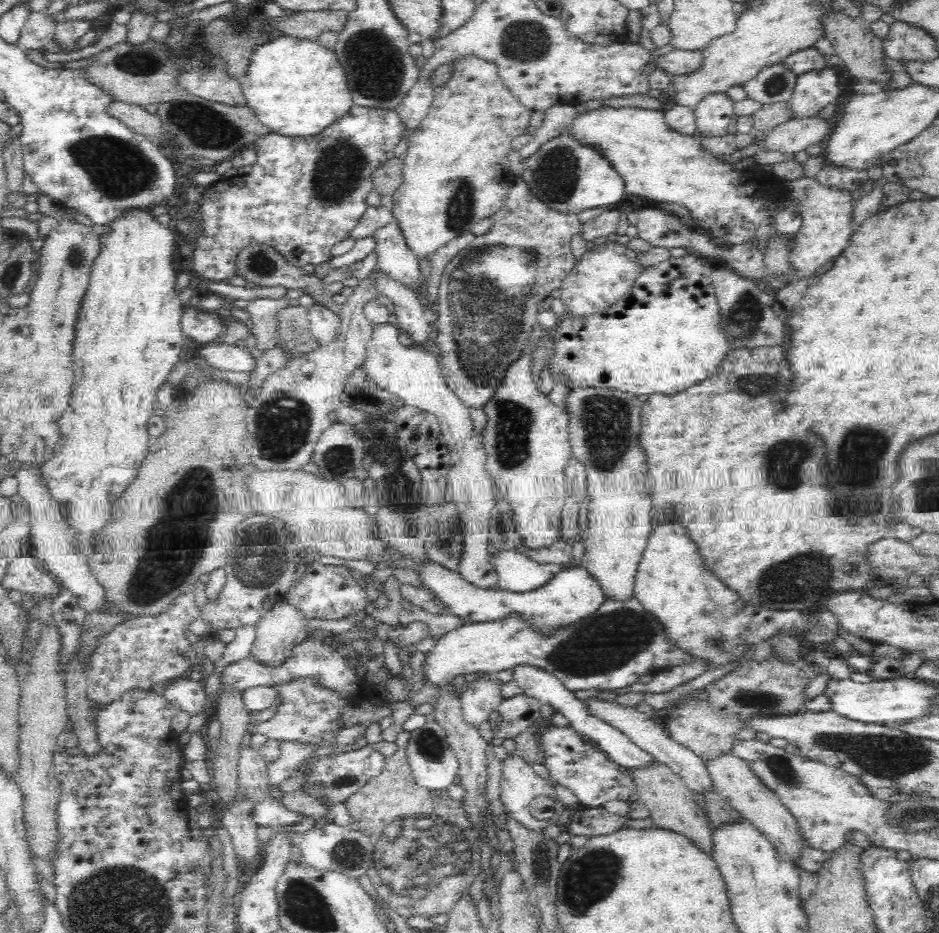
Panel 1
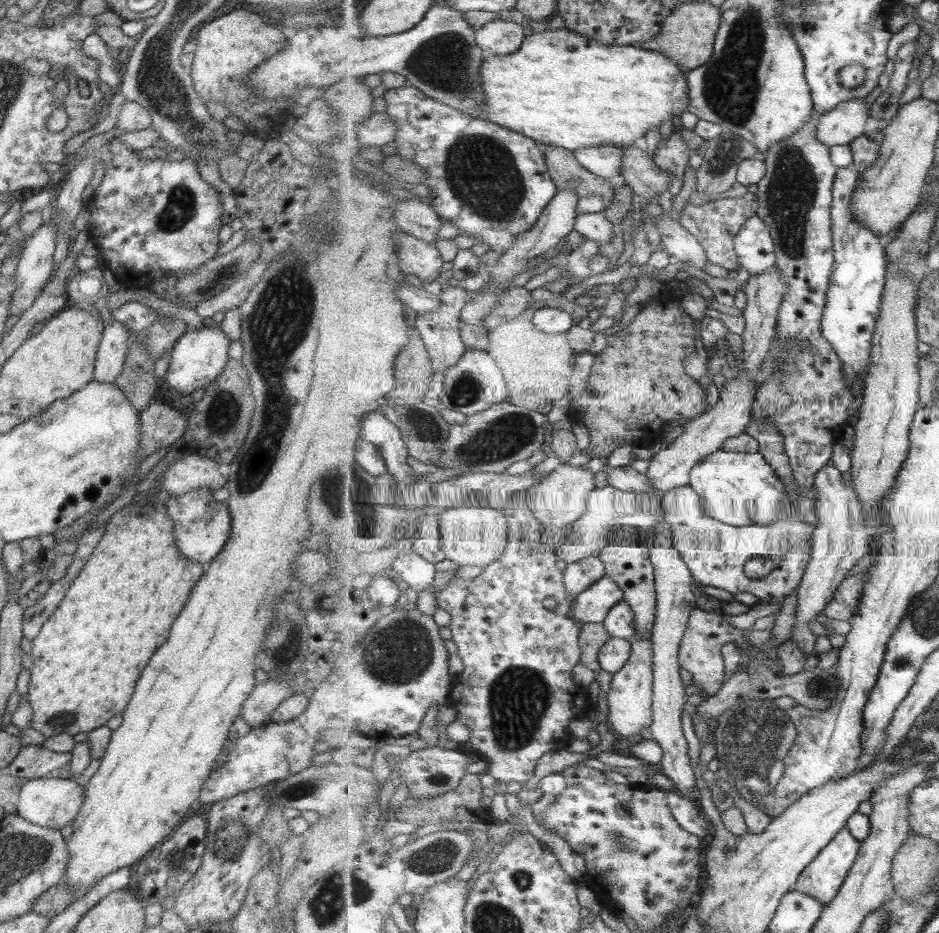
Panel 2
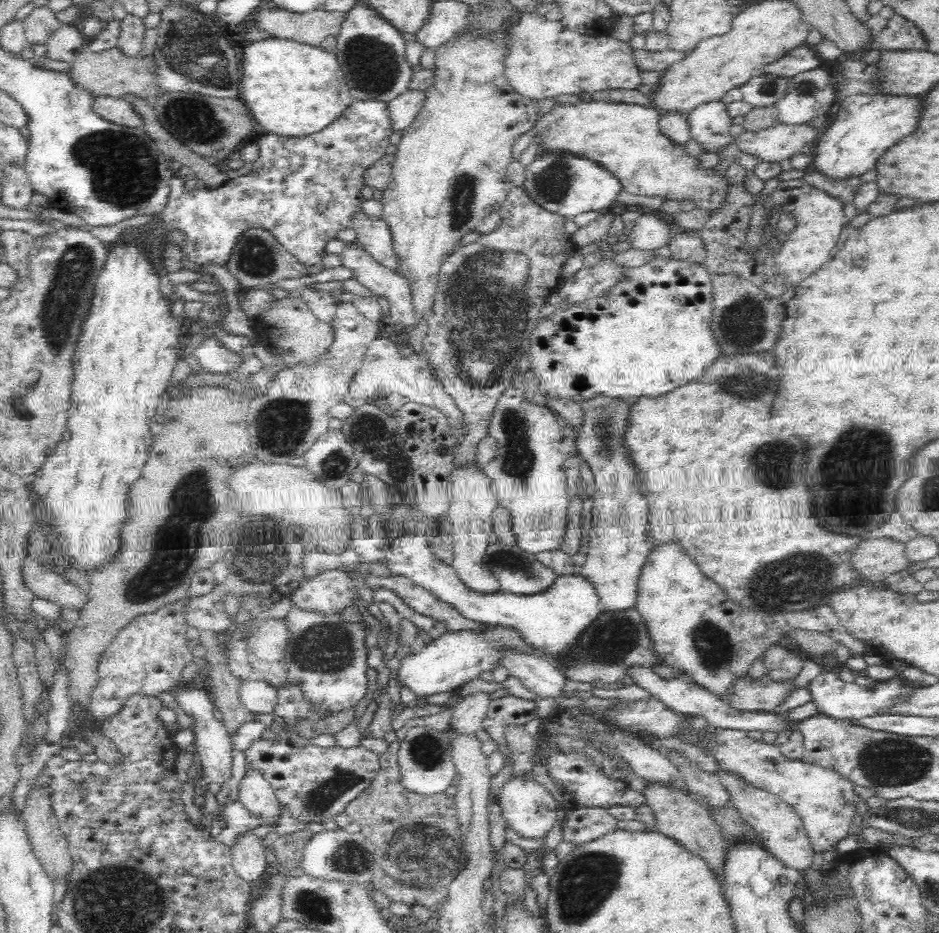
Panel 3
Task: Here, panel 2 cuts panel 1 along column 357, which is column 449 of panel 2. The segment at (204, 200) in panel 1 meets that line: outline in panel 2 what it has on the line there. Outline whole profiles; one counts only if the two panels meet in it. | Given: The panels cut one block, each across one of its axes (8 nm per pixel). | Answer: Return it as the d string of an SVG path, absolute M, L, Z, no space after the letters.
M411 85L396 89L384 89L381 93L387 104L385 111L389 116L391 116L391 118L393 118L393 122L397 124L396 128L398 130L396 140L393 144L397 149L398 156L406 160L411 160L426 173L427 182L424 184L429 186L431 191L427 198L427 200L430 201L430 206L438 213L438 216L444 222L453 224L453 226L459 228L460 232L463 234L469 234L469 236L477 238L478 243L483 244L487 249L489 246L489 249L497 251L499 254L507 252L519 234L527 233L531 228L533 228L533 224L537 224L537 220L541 219L542 213L558 194L559 188L555 185L554 178L550 176L548 167L546 166L546 154L545 151L543 151L543 146L537 144L535 140L524 136L523 133L517 133L491 121L471 116L451 105L442 103L437 99L427 96L426 93L421 92L419 88L415 88Z

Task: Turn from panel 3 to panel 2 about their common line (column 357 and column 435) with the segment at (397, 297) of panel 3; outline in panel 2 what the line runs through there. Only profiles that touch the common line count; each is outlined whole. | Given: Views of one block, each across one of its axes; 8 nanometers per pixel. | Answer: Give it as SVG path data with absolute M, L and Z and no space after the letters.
M401 230L397 233L399 264L403 273L413 275L421 281L439 281L444 258L437 243L423 241Z

